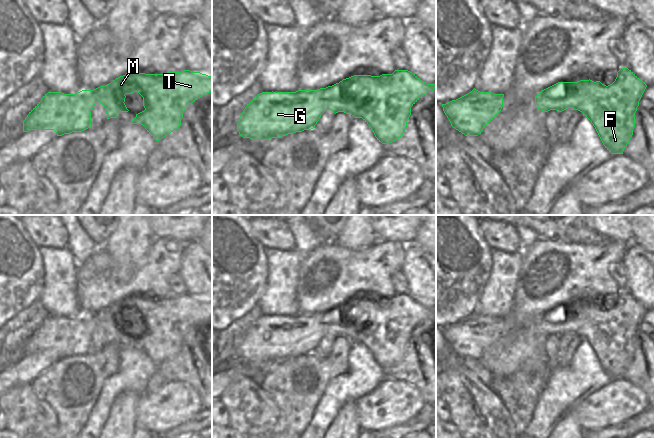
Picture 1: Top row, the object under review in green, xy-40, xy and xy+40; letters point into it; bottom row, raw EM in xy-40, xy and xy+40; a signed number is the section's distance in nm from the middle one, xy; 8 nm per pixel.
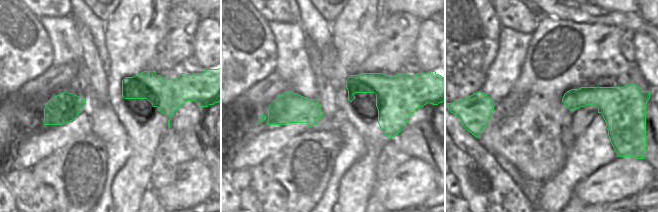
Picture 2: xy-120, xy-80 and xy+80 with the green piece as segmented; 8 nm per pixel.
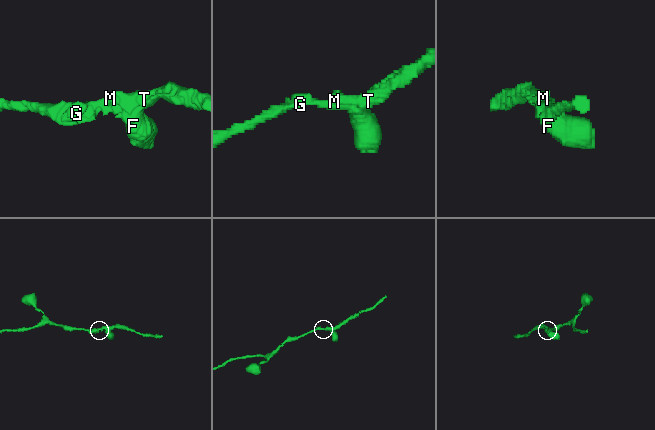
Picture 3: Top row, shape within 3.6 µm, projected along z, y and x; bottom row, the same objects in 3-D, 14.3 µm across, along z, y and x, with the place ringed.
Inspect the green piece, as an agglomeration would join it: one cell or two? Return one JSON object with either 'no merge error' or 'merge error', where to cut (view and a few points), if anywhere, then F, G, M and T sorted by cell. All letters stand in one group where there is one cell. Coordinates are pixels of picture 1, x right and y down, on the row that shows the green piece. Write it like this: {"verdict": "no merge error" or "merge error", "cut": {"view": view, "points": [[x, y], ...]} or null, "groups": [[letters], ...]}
{"verdict": "no merge error", "cut": null, "groups": [["F", "G", "M", "T"]]}

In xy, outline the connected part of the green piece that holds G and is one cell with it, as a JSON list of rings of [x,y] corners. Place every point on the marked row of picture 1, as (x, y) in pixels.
[[[395,70],[392,74],[380,76],[354,75],[318,90],[262,92],[241,113],[237,131],[243,138],[252,140],[280,138],[313,129],[321,115],[326,110],[332,110],[335,114],[344,112],[354,118],[362,118],[379,142],[390,144],[403,135],[411,115],[411,107],[435,88],[436,84],[428,84],[408,70]]]

